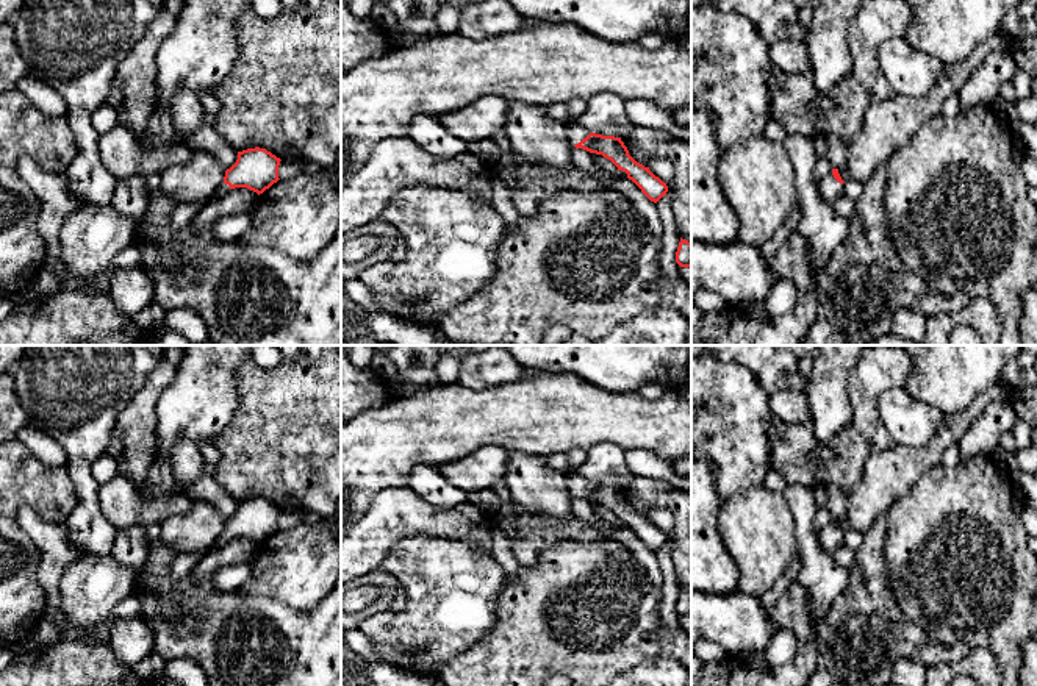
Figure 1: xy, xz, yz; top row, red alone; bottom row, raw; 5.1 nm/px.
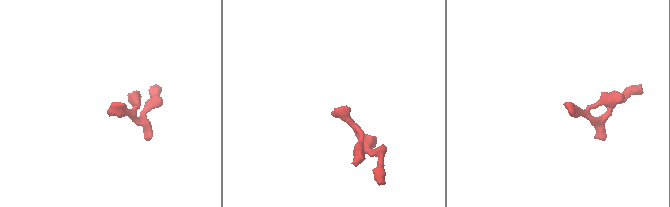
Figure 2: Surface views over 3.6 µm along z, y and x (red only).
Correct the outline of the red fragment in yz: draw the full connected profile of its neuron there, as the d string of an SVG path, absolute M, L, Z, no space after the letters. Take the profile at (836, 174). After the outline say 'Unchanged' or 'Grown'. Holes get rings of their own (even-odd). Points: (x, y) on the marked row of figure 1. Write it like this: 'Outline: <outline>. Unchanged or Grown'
Outline: M832 169L832 173L818 184L823 202L832 205L843 194L843 183L838 169Z. Grown

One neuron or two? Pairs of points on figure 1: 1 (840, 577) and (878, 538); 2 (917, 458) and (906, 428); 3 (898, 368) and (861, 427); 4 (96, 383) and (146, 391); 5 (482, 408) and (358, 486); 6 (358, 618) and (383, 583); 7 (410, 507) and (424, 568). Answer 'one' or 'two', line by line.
1: two
2: two
3: one
4: two
5: one
6: one
7: two

